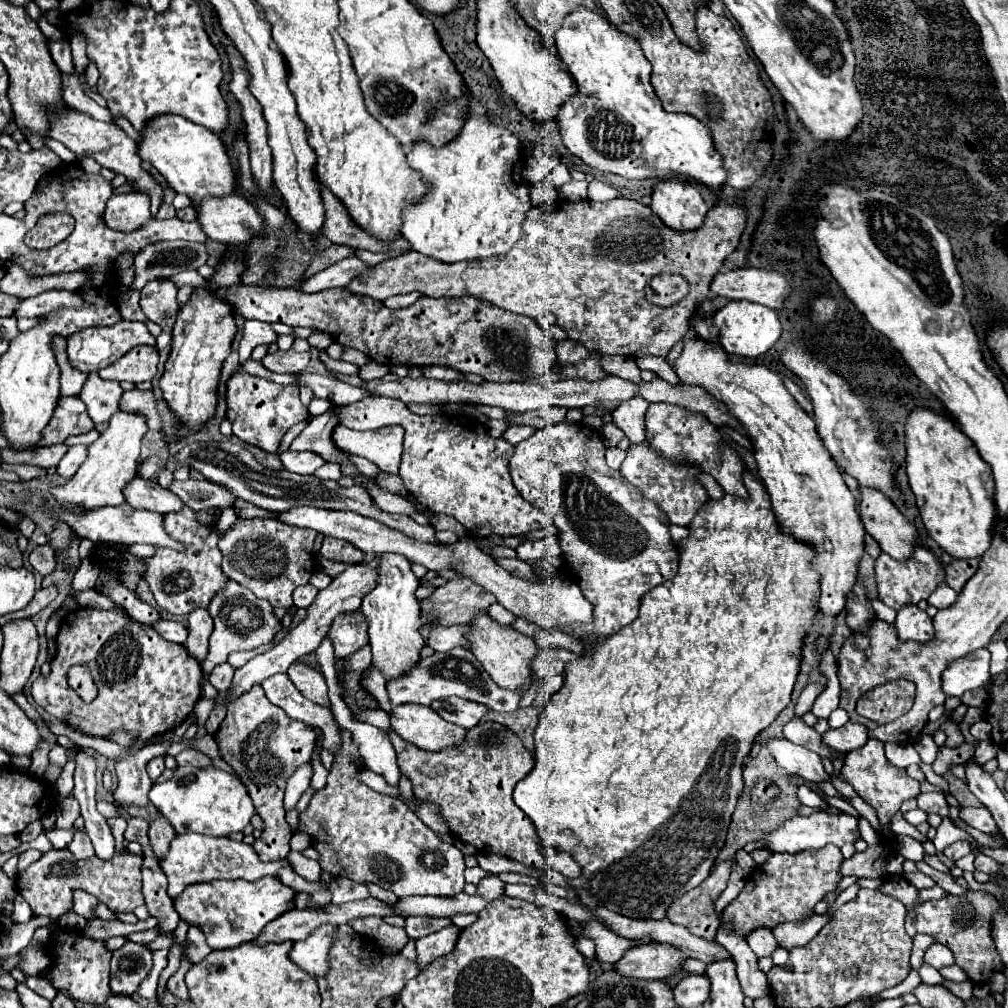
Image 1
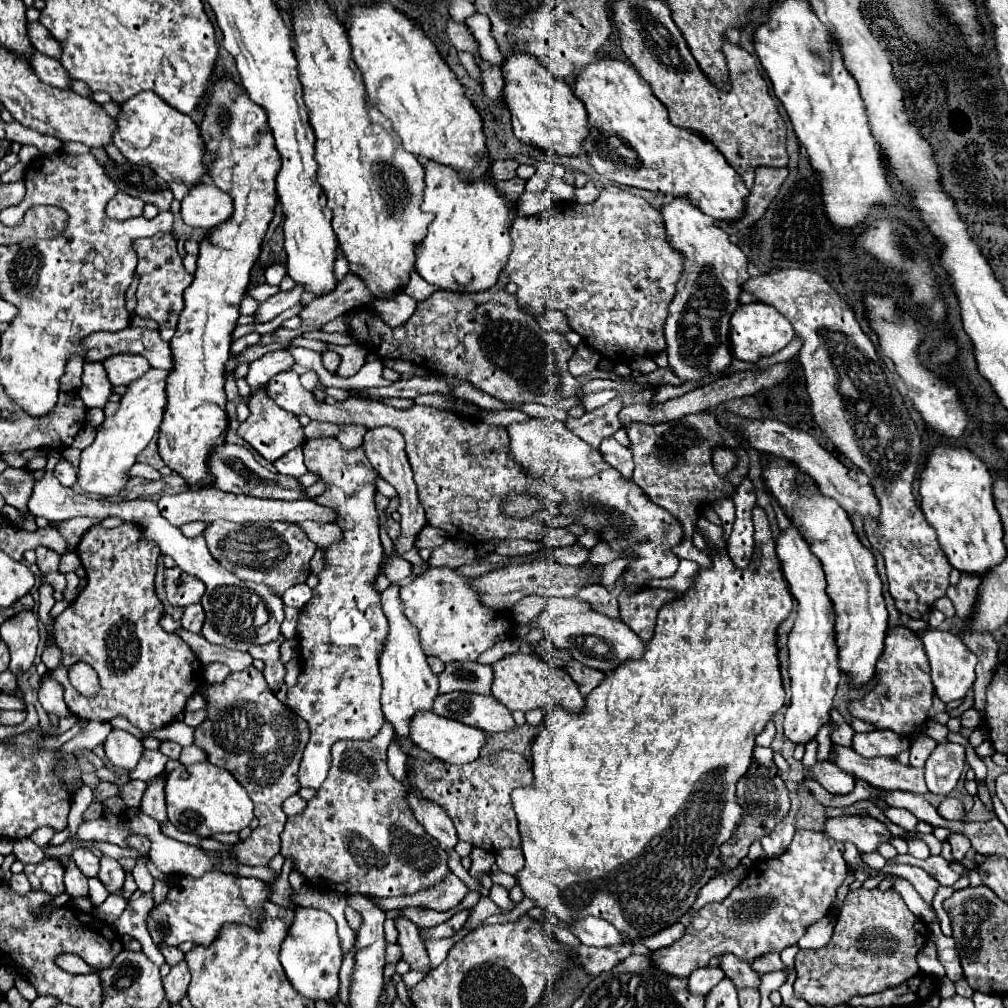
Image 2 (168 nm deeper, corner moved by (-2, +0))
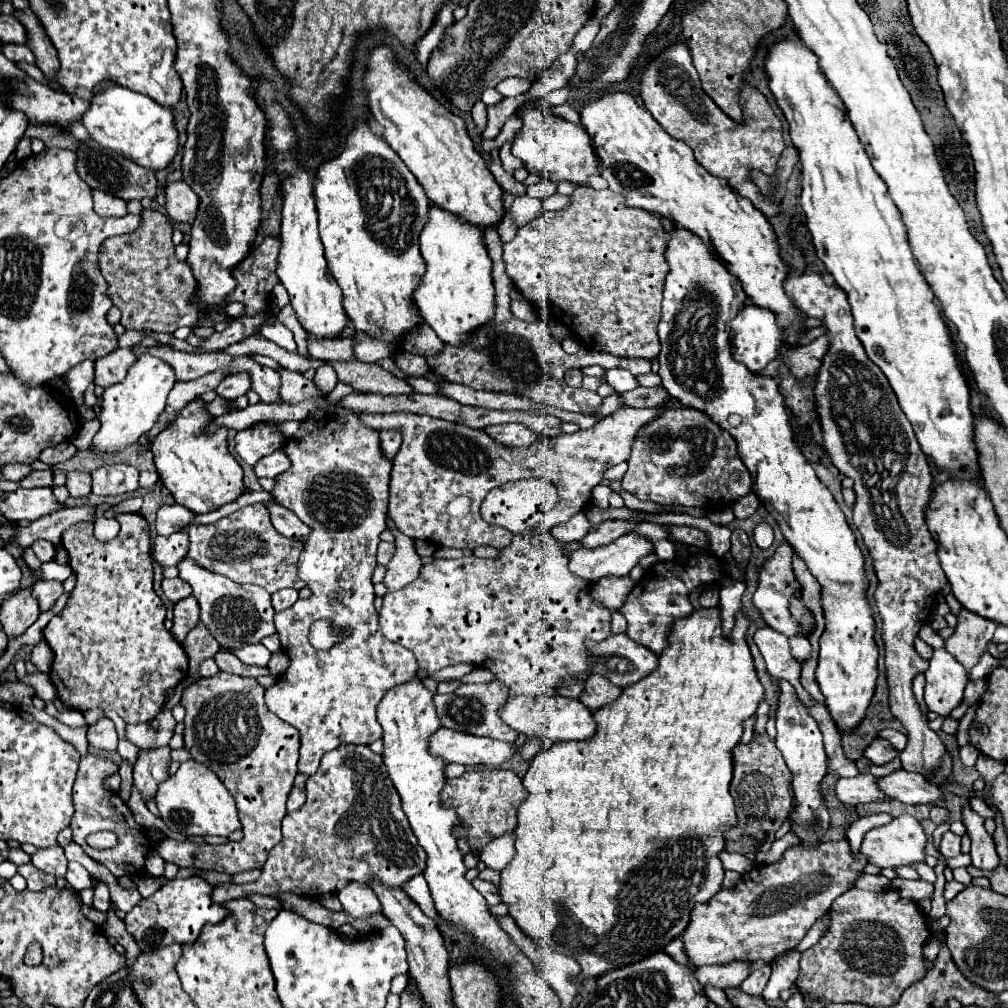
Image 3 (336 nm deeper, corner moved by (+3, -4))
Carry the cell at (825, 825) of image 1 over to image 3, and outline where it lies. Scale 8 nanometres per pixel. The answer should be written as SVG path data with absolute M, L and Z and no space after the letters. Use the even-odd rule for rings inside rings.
M903 814L889 824L871 828L863 838L861 852L879 868L897 868L925 862L925 846L927 836L921 824L913 816Z

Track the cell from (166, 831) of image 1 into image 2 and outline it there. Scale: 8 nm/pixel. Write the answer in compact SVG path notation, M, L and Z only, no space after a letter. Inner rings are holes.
M154 778L148 782L148 790L142 796L140 812L158 820L160 826L164 826L168 822L166 804L164 804L164 778Z

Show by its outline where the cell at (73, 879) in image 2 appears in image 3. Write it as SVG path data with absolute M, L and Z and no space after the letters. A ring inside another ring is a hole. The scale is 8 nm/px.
M49 846L49 848L37 848L37 852L31 856L31 862L55 878L63 878L67 872L67 858L63 854L61 846Z

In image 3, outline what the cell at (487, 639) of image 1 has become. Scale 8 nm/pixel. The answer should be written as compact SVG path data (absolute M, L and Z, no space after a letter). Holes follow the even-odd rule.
M551 696L551 698L509 698L505 706L501 708L499 716L505 720L507 726L511 726L515 732L525 736L537 736L547 738L551 742L569 742L569 740L589 740L597 724L593 720L591 710L581 704L579 700L569 700L563 696Z

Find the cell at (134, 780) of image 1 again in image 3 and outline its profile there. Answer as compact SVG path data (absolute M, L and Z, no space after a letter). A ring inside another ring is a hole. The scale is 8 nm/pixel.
M99 718L87 728L87 740L95 748L113 752L117 748L117 730L109 718Z

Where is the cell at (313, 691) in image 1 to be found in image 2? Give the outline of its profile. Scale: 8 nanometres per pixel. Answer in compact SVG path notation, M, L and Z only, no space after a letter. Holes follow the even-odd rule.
M386 722L382 726L382 730L372 738L372 740L338 740L332 746L332 768L328 772L328 778L324 780L324 784L320 786L320 790L316 792L316 796L308 802L308 806L296 814L290 816L286 822L286 828L282 832L282 854L284 856L292 856L294 858L294 866L306 876L308 886L318 888L318 890L332 890L332 892L340 892L340 894L372 894L372 896L382 896L382 898L390 898L390 896L412 896L420 890L430 890L436 884L440 884L448 874L450 874L450 866L448 866L448 854L446 850L442 850L442 846L438 846L438 842L424 830L424 826L414 818L414 814L410 812L410 808L406 806L406 802L402 800L402 796L406 794L406 786L398 780L394 780L388 774L386 768L386 748L394 738L394 726L390 726L390 722Z

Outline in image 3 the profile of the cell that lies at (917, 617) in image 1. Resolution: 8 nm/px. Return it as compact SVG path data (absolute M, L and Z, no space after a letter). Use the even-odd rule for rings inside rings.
M943 648L933 650L931 666L929 666L929 670L925 672L925 680L927 680L927 682L925 682L925 704L927 704L927 708L929 708L931 712L935 712L935 714L939 714L939 716L943 716L943 718L947 718L947 716L951 714L951 710L961 704L961 700L963 700L963 690L965 690L965 686L967 686L967 682L969 682L965 668L963 668L947 650L943 650Z

